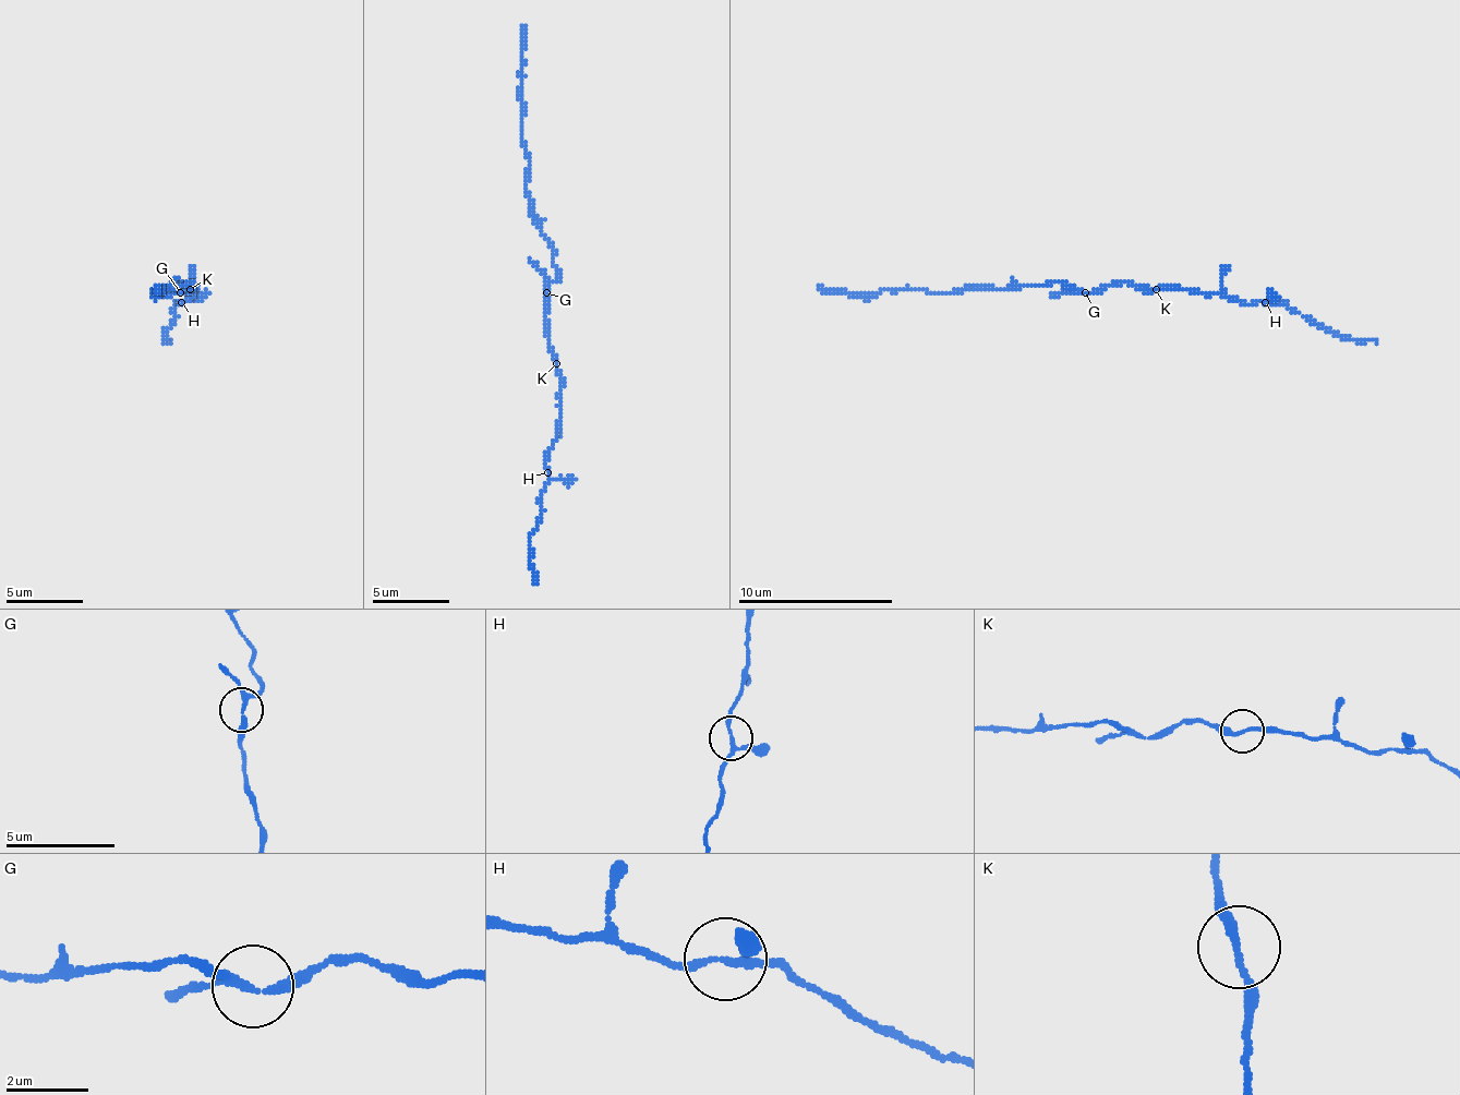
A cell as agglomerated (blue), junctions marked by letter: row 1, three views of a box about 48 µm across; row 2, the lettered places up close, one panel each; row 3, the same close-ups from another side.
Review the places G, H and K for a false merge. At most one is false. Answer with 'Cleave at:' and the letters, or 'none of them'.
Cleave at: none of them

